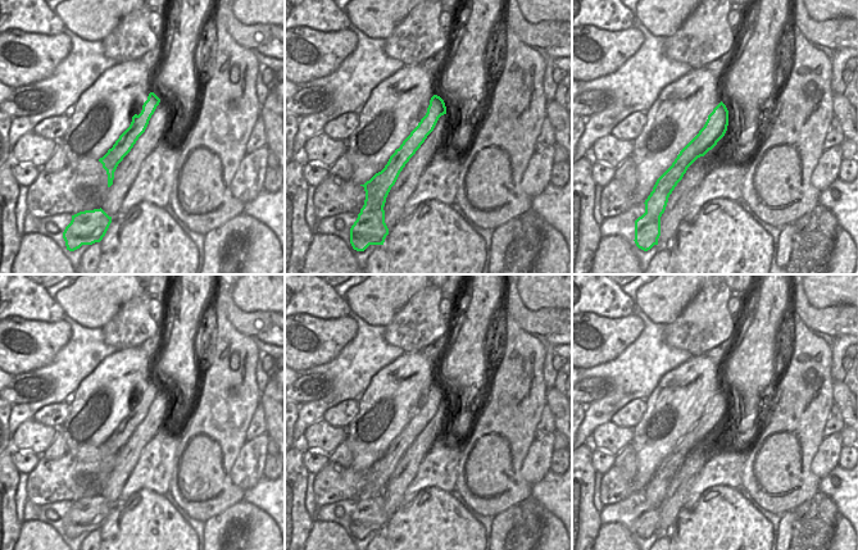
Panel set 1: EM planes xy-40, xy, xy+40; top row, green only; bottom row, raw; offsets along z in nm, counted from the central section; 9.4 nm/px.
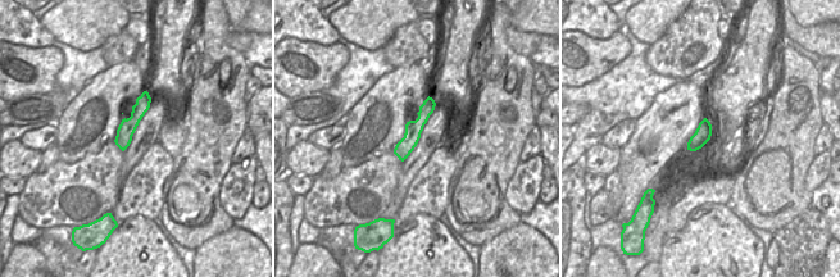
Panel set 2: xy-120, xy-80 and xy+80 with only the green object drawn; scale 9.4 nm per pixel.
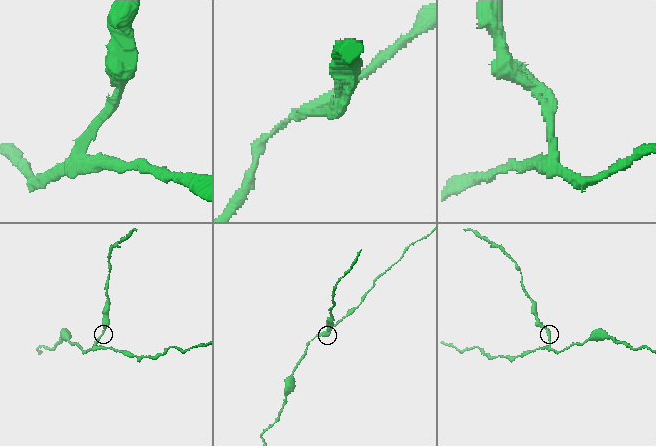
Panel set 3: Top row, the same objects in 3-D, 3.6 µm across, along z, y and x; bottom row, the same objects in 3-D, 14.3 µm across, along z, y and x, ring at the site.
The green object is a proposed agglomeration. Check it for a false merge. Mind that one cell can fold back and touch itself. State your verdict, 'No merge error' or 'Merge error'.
Merge error.

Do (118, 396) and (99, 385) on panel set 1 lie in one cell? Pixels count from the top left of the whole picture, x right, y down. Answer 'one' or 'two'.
one

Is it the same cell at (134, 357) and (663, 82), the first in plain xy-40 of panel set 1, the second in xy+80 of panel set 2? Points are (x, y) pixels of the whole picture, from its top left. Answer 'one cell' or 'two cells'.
two cells

